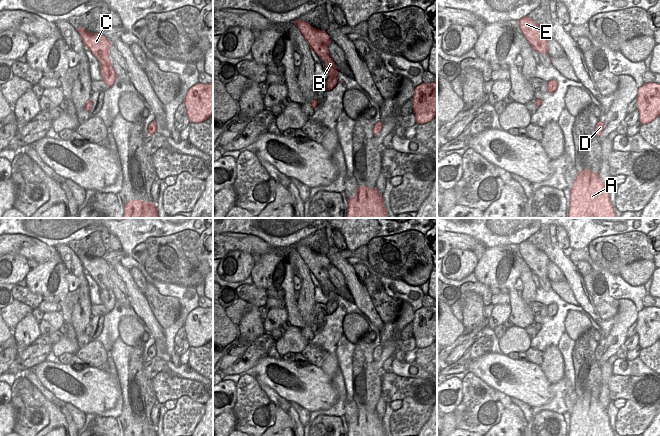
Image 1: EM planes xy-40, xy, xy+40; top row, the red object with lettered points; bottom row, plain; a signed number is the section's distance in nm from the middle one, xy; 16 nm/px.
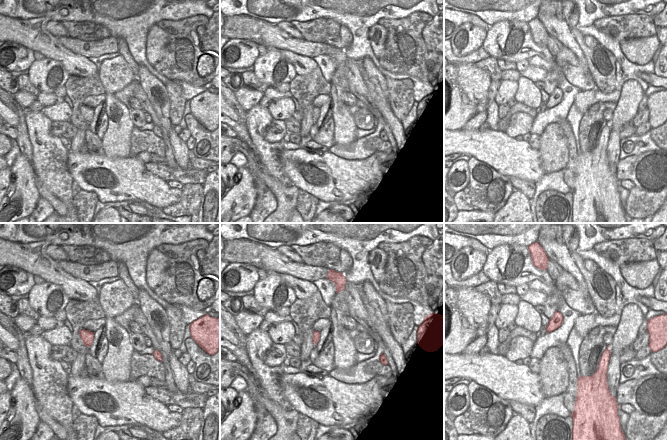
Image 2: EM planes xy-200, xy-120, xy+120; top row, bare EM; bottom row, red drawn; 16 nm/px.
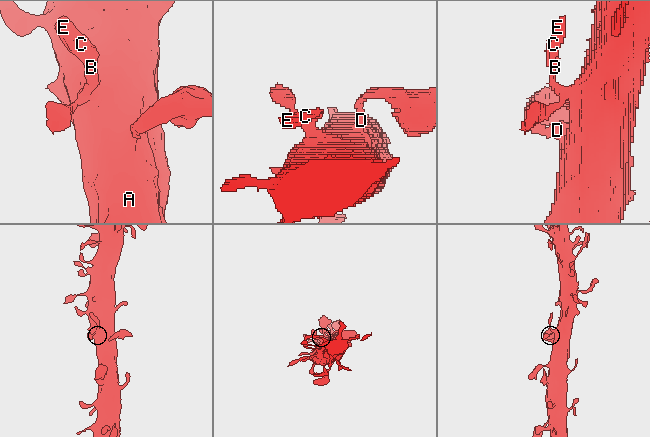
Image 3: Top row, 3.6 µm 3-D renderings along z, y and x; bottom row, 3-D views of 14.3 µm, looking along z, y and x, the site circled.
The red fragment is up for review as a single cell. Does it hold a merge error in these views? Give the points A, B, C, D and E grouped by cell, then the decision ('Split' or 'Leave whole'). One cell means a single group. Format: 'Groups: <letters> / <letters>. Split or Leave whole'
Groups: A B C D E. Leave whole

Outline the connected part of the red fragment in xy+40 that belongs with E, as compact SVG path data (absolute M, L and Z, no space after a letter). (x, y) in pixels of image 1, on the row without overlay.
M528 240L519 244L519 251L533 274L541 278L548 278L547 268L550 260L543 251L537 249Z

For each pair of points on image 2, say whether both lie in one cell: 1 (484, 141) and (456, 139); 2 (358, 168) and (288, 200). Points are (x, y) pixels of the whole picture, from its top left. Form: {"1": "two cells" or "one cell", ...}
{"1": "one cell", "2": "two cells"}

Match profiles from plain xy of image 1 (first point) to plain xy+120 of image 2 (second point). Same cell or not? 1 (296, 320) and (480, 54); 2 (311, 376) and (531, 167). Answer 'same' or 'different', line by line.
1: different
2: same

